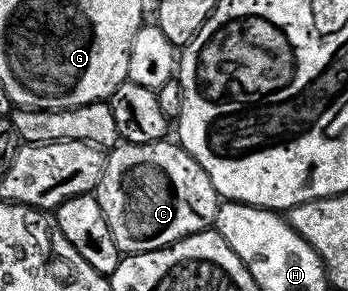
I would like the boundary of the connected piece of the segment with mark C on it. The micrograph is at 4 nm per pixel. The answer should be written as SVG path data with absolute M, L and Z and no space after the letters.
M163 139L154 142L142 143L141 145L132 145L127 143L117 144L115 149L107 150L104 159L104 170L100 176L100 181L97 183L94 195L98 199L98 207L102 207L102 215L106 215L106 223L110 227L110 235L114 235L114 243L120 248L121 254L127 255L130 253L145 253L146 251L154 251L166 247L175 241L181 241L183 237L188 237L191 233L200 233L204 229L213 228L216 211L218 206L218 194L216 188L210 183L210 179L206 175L206 171L189 156L178 143L172 145L168 139Z

